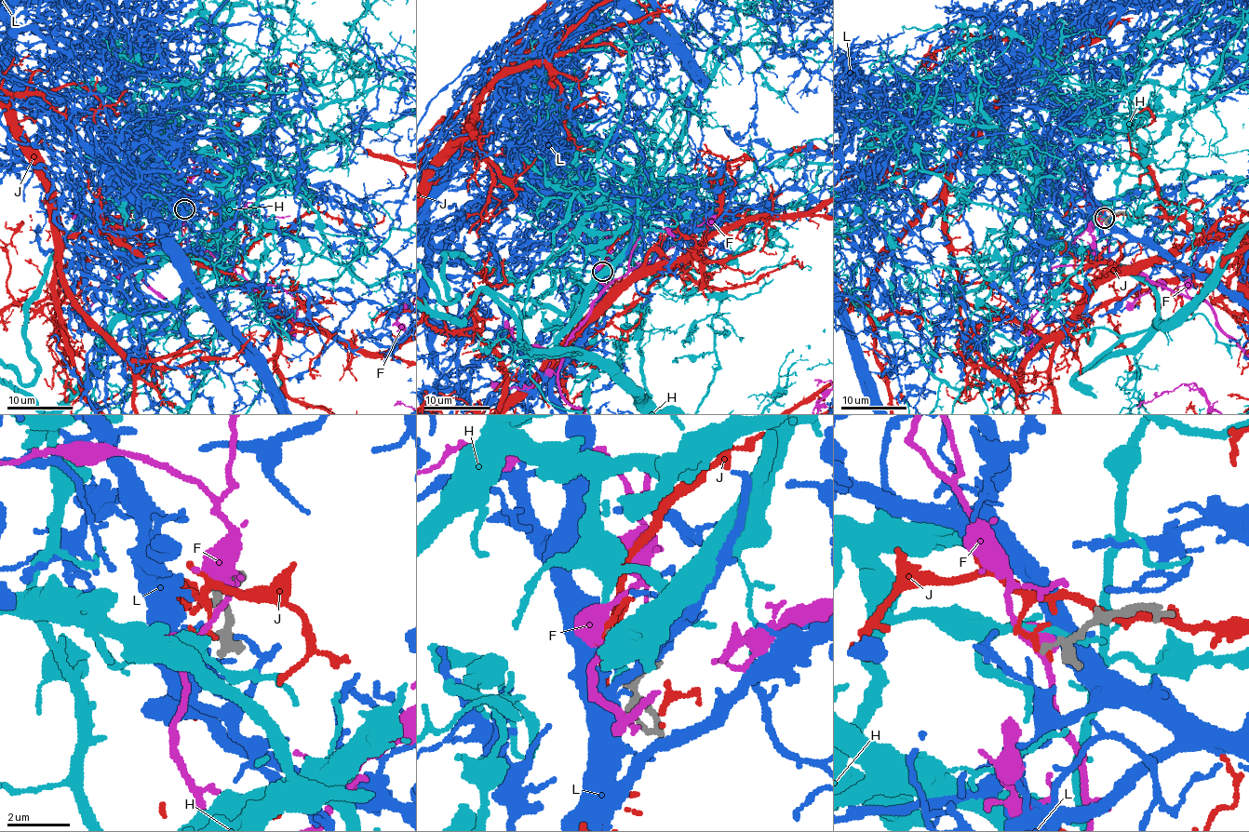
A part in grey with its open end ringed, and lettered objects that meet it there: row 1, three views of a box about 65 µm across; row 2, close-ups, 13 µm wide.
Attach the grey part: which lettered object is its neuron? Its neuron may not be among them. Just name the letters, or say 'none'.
L

